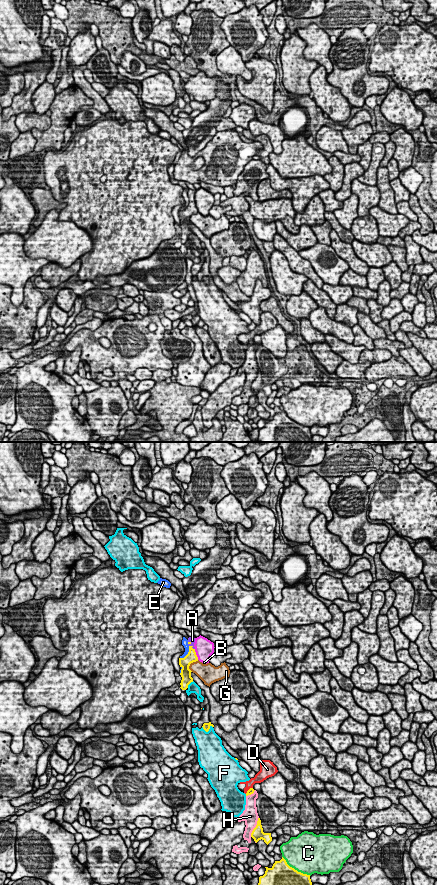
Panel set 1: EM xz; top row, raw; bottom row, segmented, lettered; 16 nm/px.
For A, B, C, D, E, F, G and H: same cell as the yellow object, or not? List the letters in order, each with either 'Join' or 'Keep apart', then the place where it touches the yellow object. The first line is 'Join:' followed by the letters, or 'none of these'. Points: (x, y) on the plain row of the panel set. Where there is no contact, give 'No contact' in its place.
Join: A
A: Join. Touches yellow at xz (190, 198)
B: Keep apart. Touches yellow at xz (195, 206)
C: Keep apart. Touches yellow at xz (294, 421)
D: Keep apart. Touches yellow at xz (248, 342)
E: Keep apart. Touches yellow at xz (188, 205)
F: Keep apart. Touches yellow at xz (207, 283)
G: Keep apart. Touches yellow at xz (190, 215)
H: Keep apart. Touches yellow at xz (255, 379)

